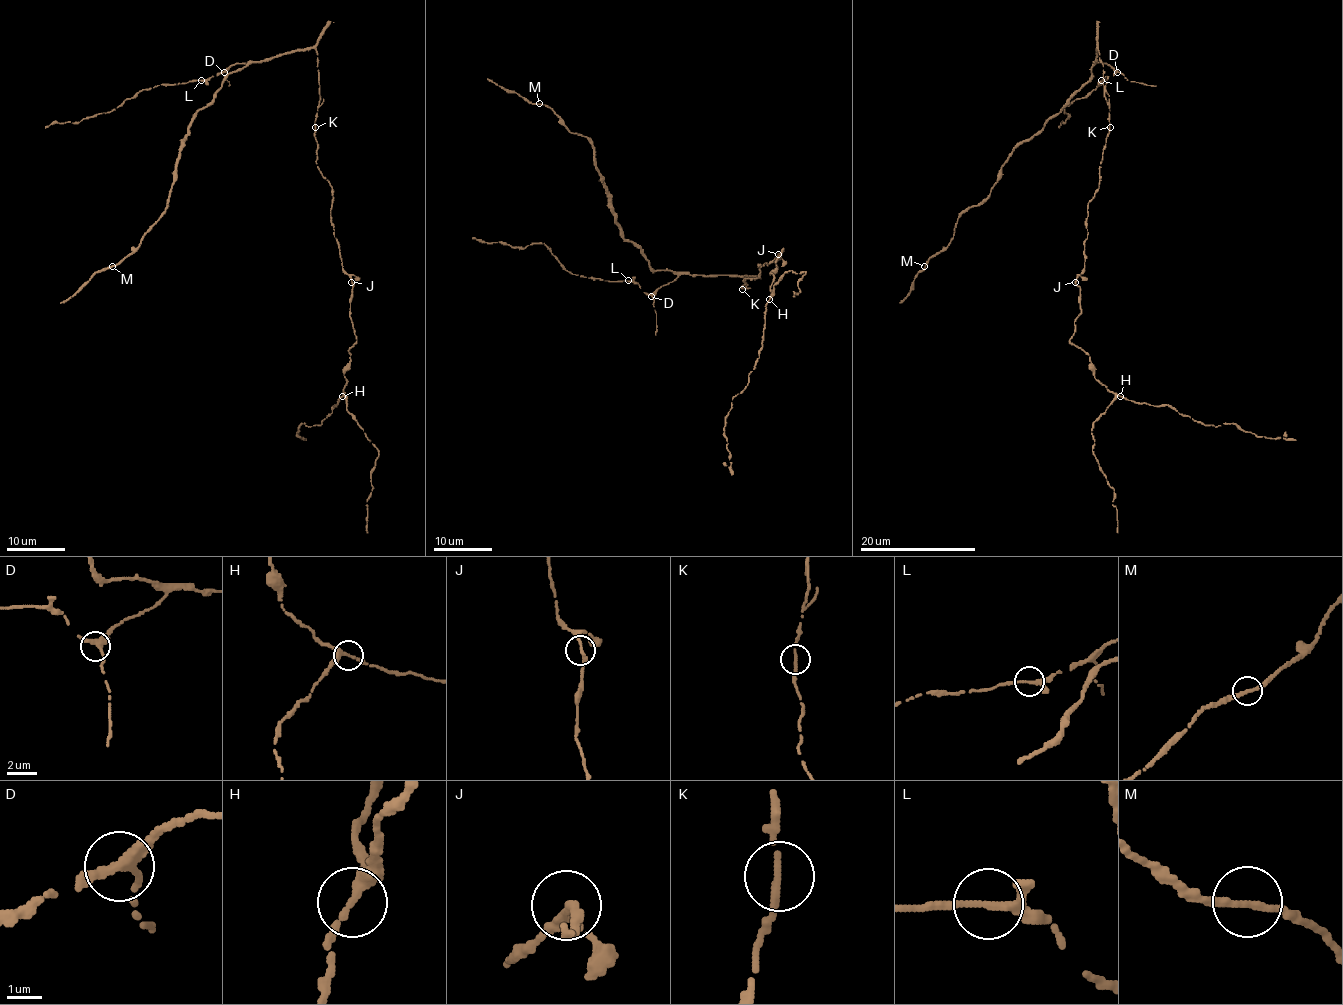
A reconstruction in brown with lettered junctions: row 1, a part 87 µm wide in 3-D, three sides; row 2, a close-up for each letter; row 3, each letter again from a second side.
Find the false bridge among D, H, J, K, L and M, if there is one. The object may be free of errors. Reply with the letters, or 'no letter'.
no letter

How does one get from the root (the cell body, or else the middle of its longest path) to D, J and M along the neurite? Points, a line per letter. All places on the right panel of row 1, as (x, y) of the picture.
D: (1110, 127), (1103, 63), (1097, 48), (1095, 61), (1110, 64), (1117, 72)
J: (1110, 127), (1100, 163), (1098, 187), (1087, 208), (1088, 234), (1084, 242), (1084, 271), (1075, 282)
M: (1110, 127), (1097, 48), (1091, 77), (1014, 148), (990, 195), (958, 218), (950, 242), (924, 266)

